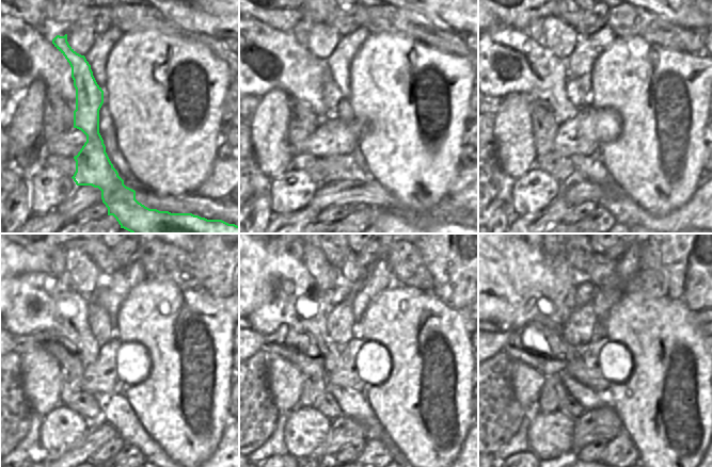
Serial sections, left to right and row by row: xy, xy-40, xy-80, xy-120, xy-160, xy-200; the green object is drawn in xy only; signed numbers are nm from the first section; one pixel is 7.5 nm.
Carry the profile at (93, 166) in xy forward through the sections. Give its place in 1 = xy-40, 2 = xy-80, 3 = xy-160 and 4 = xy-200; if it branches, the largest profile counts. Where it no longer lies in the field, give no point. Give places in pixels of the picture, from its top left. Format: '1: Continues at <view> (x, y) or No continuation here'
1: Continues at xy-40 (388, 211)
2: Continues at xy-80 (575, 93)
3: Continues at xy-160 (341, 322)
4: Continues at xy-200 (579, 329).

